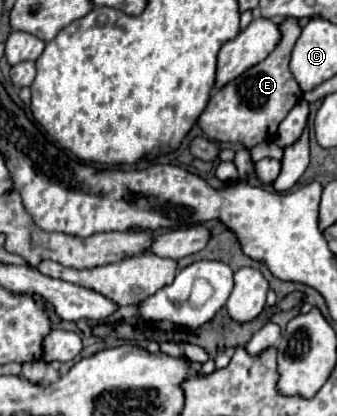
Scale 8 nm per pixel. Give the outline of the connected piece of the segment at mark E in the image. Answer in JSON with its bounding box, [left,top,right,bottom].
[199,18,301,148]

